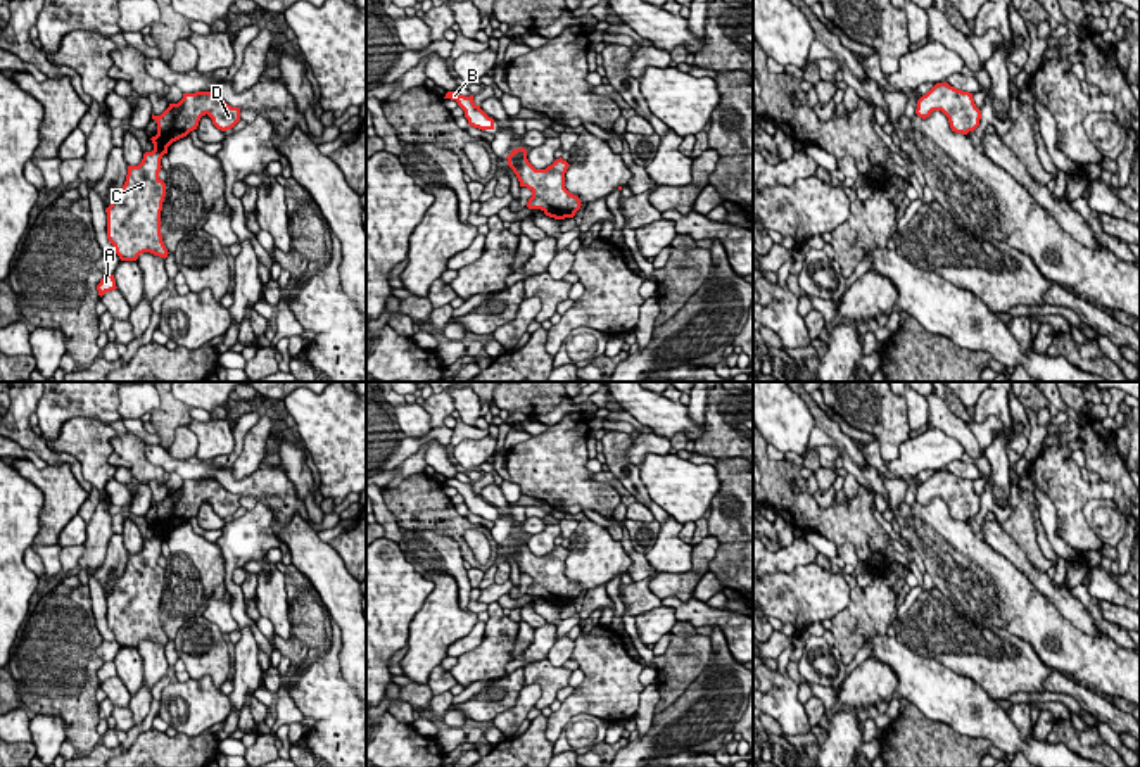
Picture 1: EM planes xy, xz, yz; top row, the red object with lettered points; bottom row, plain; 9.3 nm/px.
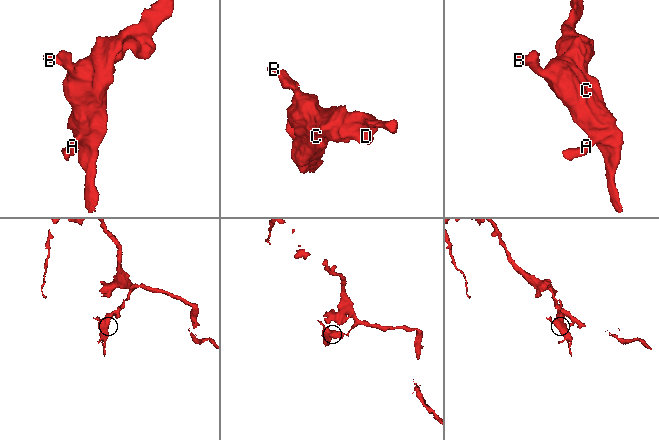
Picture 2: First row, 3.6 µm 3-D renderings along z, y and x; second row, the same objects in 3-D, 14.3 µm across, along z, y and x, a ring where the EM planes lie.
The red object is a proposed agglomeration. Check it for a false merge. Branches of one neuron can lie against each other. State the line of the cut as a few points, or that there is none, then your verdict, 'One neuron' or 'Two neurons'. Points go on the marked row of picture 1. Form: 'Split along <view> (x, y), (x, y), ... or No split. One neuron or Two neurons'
No split. One neuron

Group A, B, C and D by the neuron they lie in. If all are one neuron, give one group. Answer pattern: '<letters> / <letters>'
A B C D

